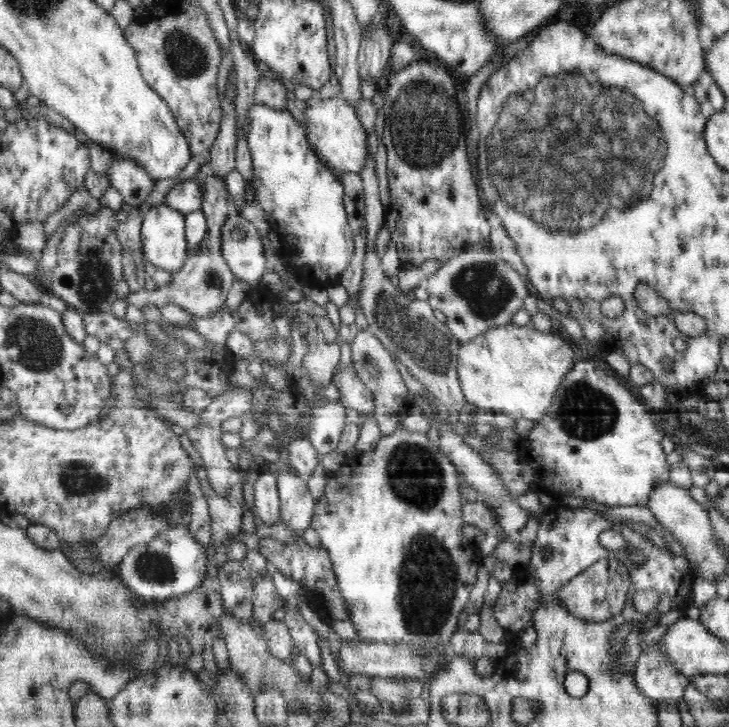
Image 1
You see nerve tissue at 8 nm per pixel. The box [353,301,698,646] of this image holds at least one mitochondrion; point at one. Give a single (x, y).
(428, 581)

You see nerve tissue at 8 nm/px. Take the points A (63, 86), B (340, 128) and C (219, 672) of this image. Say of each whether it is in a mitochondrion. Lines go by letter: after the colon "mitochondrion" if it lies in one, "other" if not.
A: other
B: other
C: other

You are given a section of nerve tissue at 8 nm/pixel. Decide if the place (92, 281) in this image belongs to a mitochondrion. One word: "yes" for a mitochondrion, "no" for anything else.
yes

